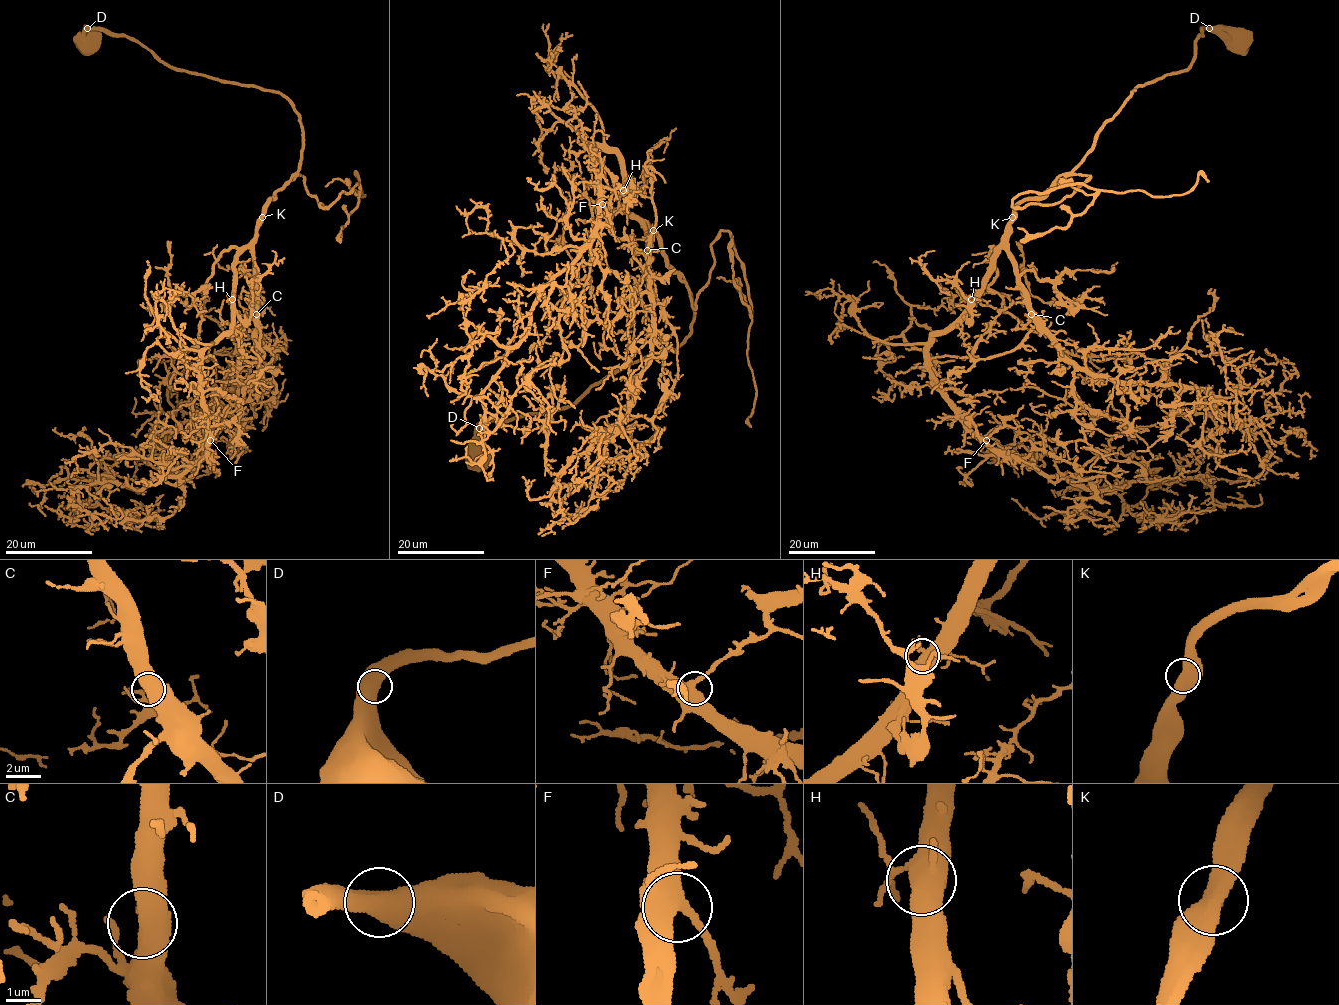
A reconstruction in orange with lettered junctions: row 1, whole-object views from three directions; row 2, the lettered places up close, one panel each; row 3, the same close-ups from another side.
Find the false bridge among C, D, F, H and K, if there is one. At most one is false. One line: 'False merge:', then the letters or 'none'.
False merge: none

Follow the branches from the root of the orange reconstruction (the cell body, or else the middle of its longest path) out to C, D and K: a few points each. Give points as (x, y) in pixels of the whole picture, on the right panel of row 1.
C: (1236, 44), (1222, 29), (1203, 29), (1185, 70), (1140, 85), (1070, 172), (1015, 208), (1008, 258), (1031, 314)
D: (1236, 44), (1222, 29), (1209, 28)
K: (1236, 44), (1222, 29), (1203, 29), (1185, 70), (1140, 85), (1089, 153), (1042, 193), (1024, 199), (1012, 216)

